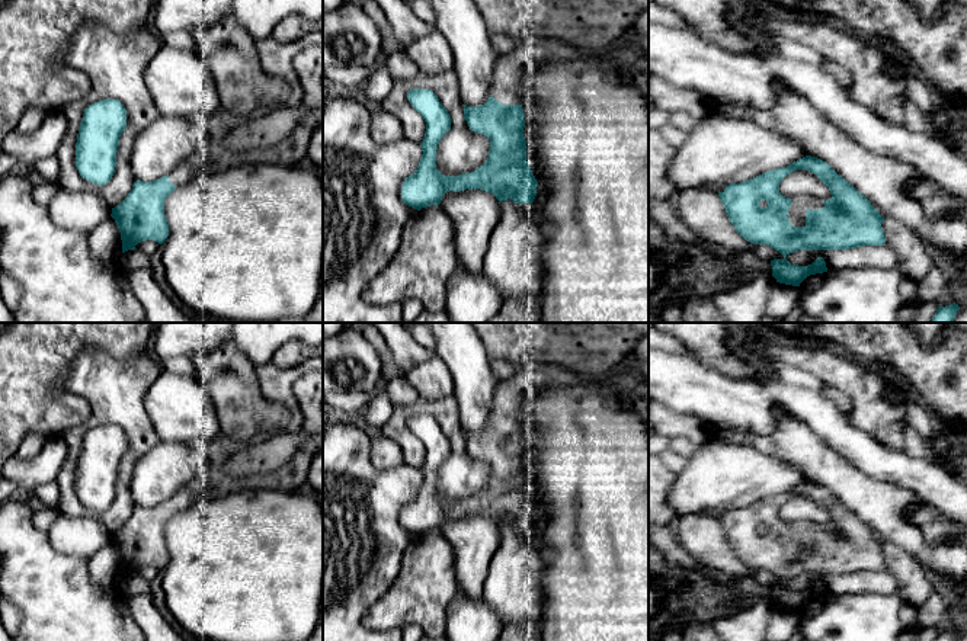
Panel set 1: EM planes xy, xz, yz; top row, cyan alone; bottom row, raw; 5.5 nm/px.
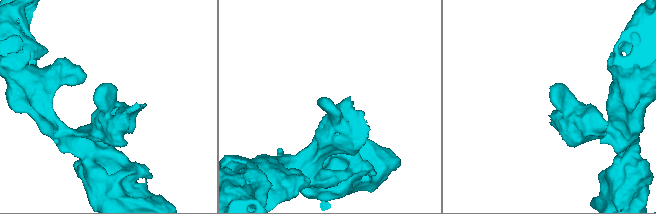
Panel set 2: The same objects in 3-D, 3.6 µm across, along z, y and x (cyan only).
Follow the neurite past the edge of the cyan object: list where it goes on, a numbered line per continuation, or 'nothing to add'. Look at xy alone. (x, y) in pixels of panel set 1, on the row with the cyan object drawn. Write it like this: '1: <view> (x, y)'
1: xy (183, 173)

